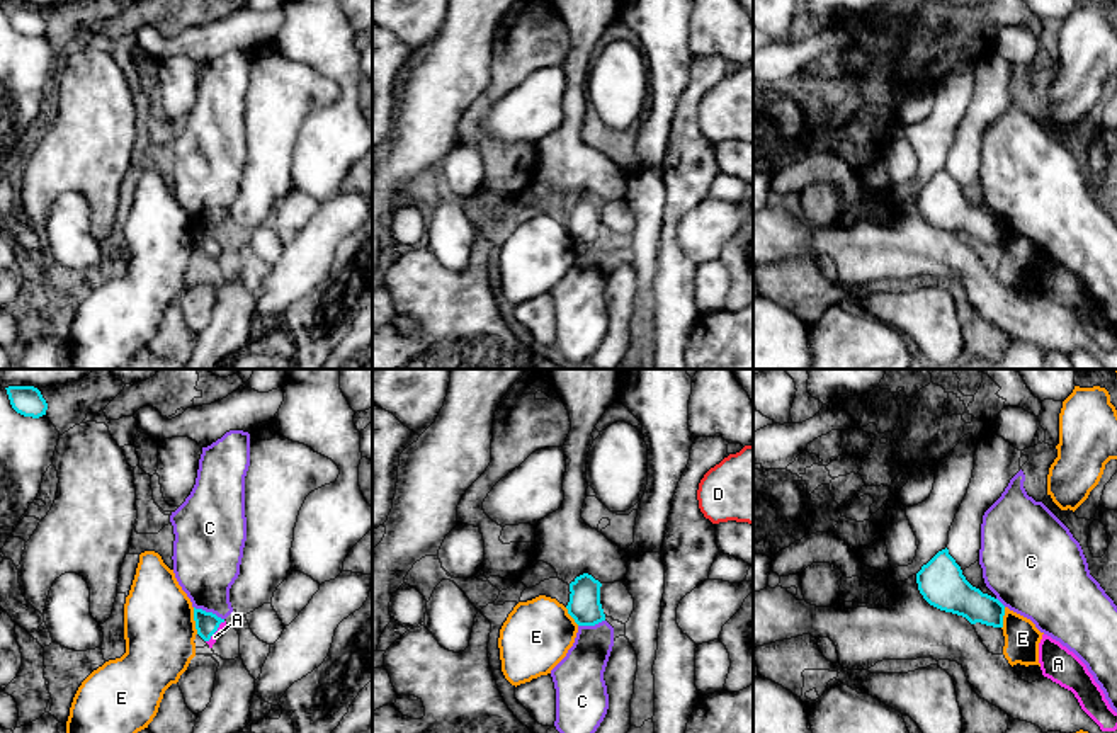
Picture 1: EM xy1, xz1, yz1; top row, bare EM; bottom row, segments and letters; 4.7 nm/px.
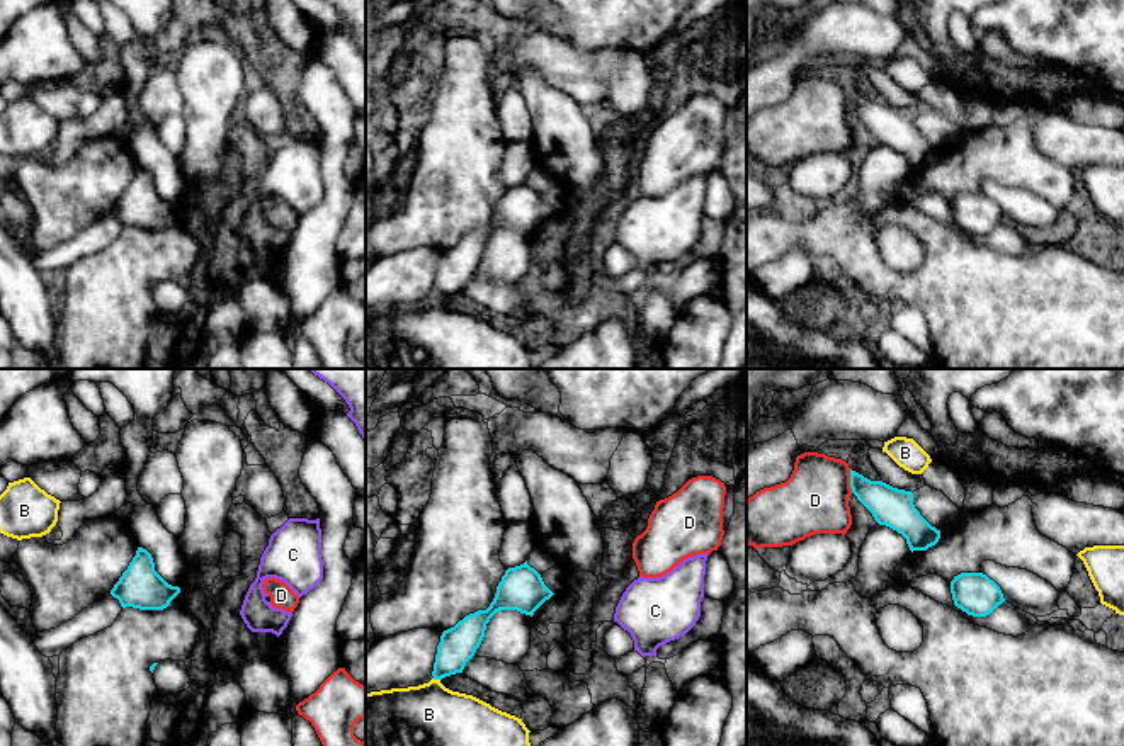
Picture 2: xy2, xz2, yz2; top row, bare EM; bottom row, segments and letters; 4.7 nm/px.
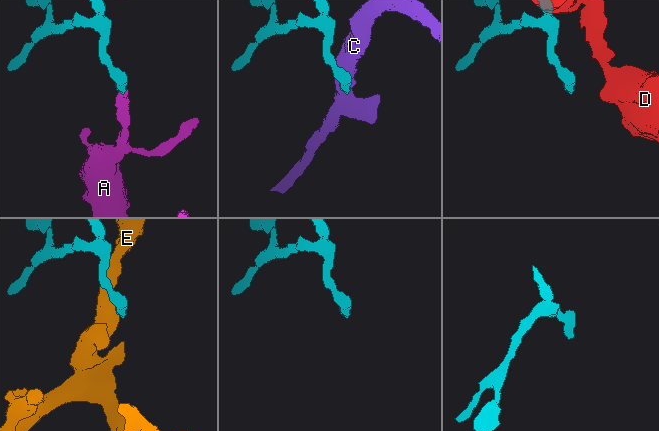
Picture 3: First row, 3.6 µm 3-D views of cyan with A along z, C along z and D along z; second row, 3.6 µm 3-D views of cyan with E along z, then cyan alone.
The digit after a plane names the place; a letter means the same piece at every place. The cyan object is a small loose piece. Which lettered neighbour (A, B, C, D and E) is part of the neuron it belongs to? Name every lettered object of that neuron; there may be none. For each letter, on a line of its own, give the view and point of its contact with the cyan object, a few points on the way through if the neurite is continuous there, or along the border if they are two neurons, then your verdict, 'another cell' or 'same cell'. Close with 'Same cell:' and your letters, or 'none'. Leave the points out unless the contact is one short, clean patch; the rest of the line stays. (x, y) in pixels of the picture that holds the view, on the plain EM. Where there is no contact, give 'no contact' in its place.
A: meets cyan in xy1 at (216, 249); runs through xy1 (206, 242), (216, 249), (215, 255); same cell
B: meets cyan in xz2 at (436, 298); another cell
C: meets cyan in xy1 at (209, 232); border along xy1 (194, 225), (211, 230), (223, 238); another cell
D: meets cyan in yz2 at (851, 101); border along yz2 (849, 89), (849, 106), (852, 111); another cell
E: meets cyan in xy1 at (196, 240); border along xy1 (192, 227), (198, 252); another cell
Same cell: A

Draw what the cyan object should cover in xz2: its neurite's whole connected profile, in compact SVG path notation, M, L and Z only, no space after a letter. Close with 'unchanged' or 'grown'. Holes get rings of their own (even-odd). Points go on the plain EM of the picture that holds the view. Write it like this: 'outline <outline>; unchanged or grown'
outline M527 180L520 185L508 187L486 229L469 233L454 246L442 251L432 291L434 299L463 292L466 282L474 275L485 257L486 243L497 231L517 229L532 236L553 214L541 194Z; unchanged

